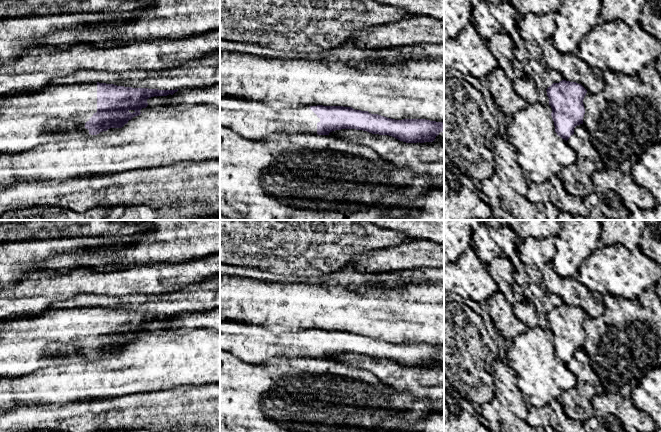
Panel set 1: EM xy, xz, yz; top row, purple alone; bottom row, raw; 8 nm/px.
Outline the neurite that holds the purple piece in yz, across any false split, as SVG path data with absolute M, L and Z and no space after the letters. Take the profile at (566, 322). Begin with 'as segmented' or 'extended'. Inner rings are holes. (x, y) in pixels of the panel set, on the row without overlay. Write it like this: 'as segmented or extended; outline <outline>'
as segmented; outline M563 303L559 307L553 307L546 315L555 356L567 365L574 358L574 352L583 348L583 323L587 314L581 308Z

